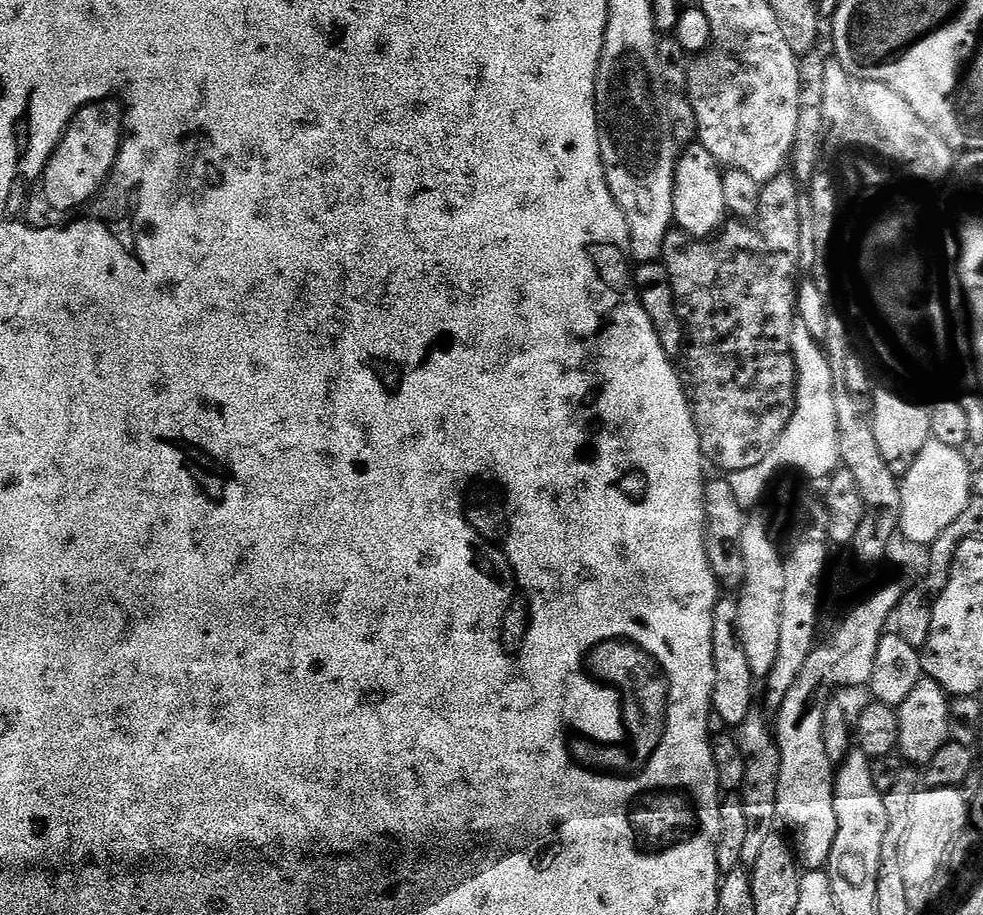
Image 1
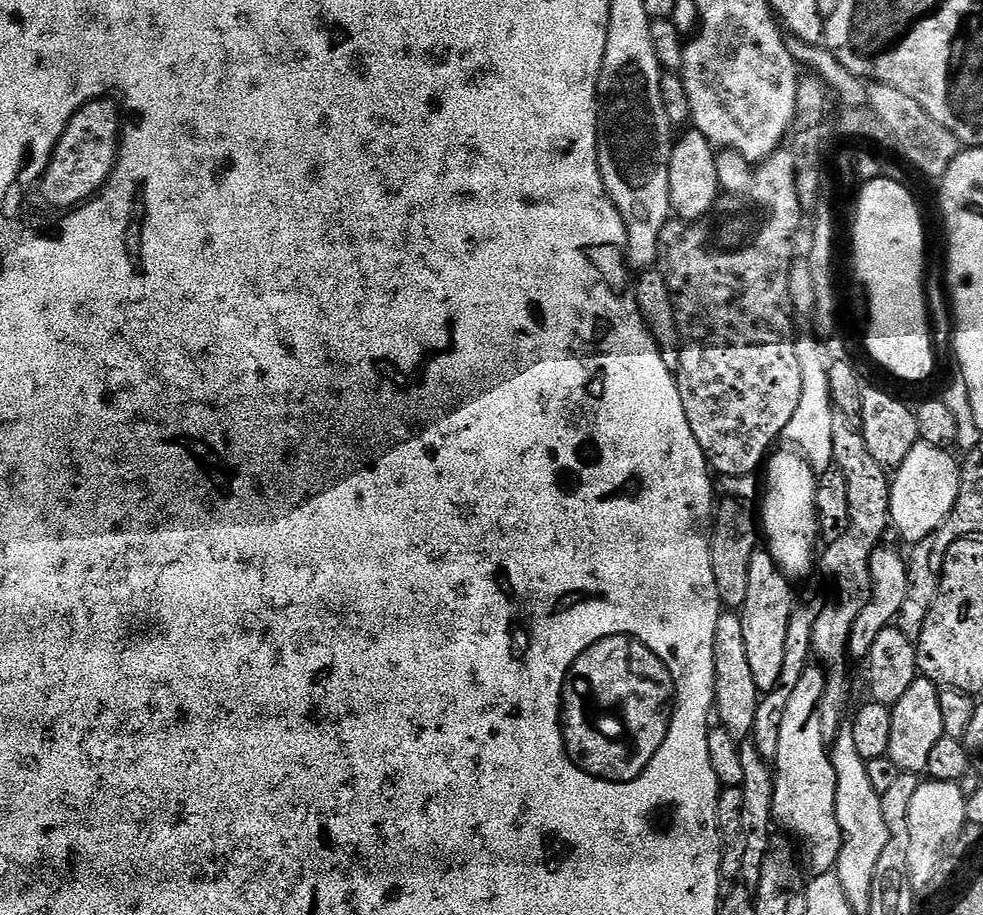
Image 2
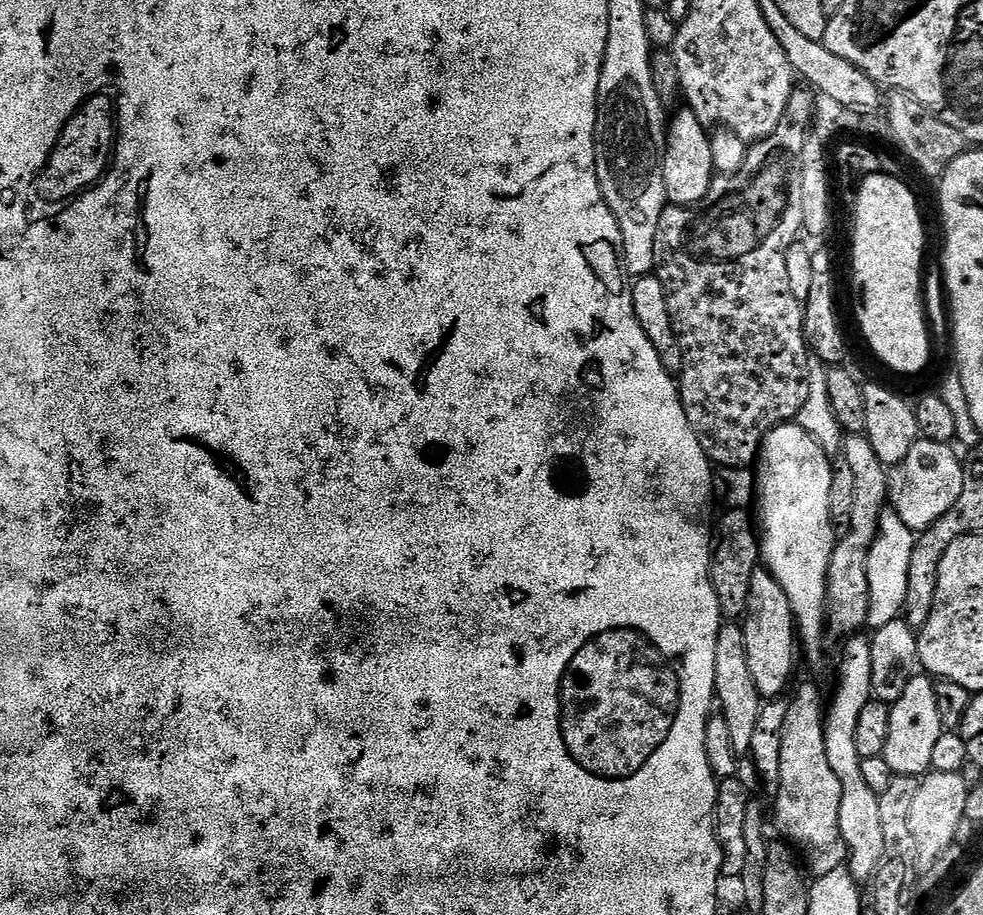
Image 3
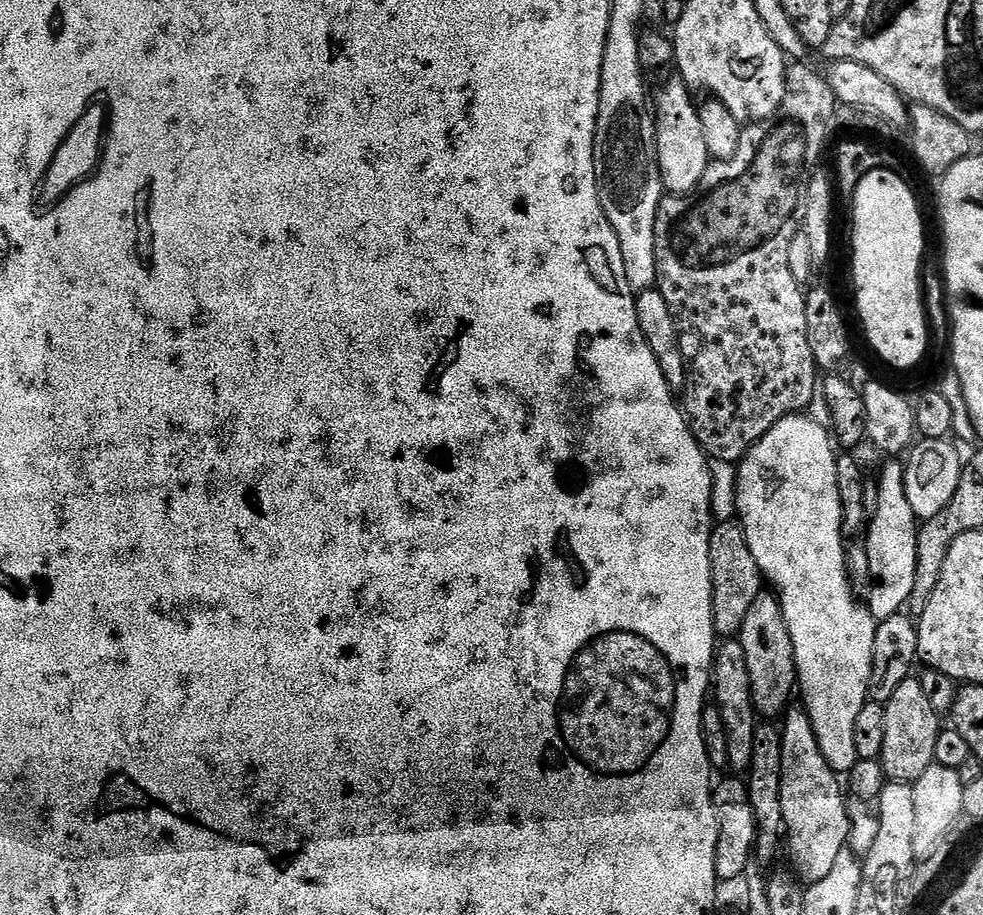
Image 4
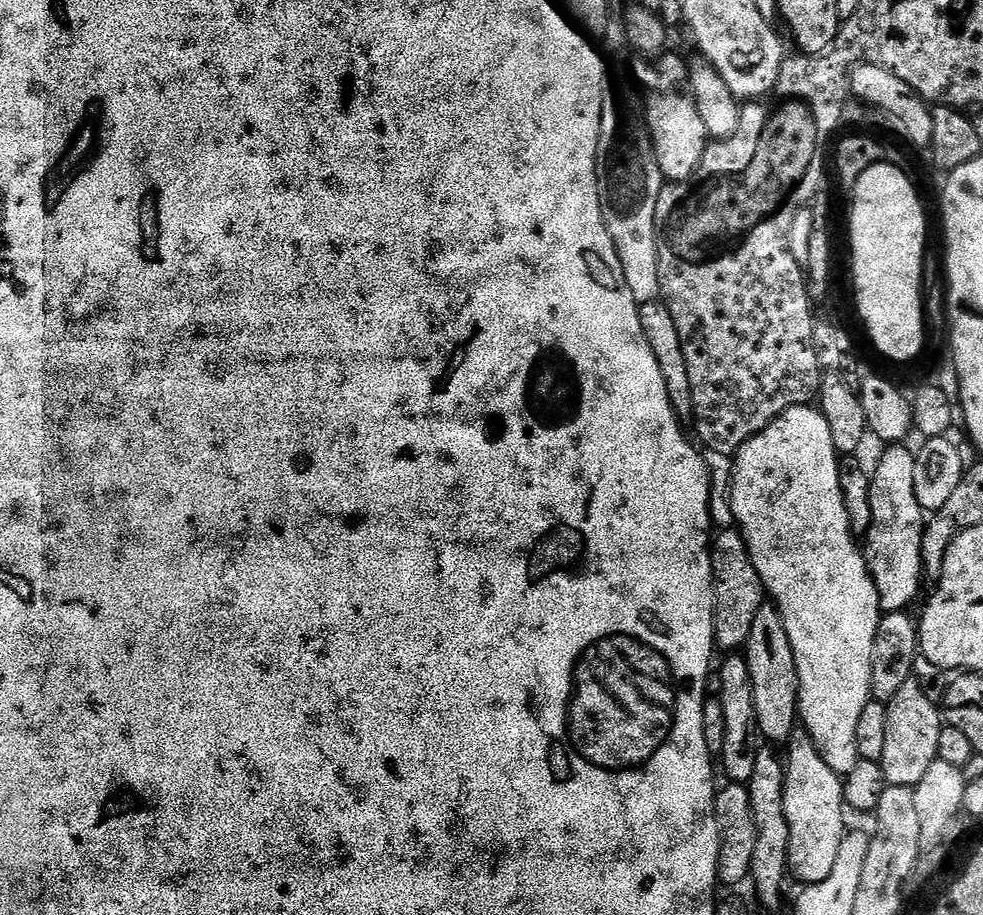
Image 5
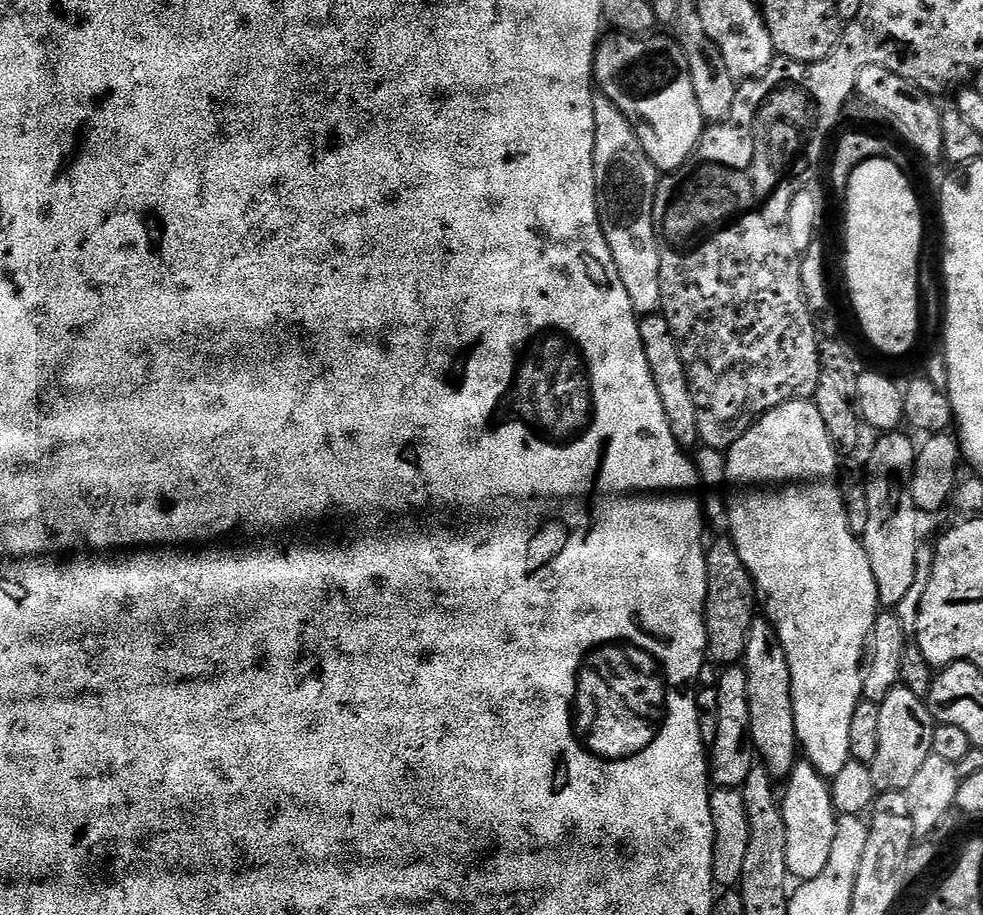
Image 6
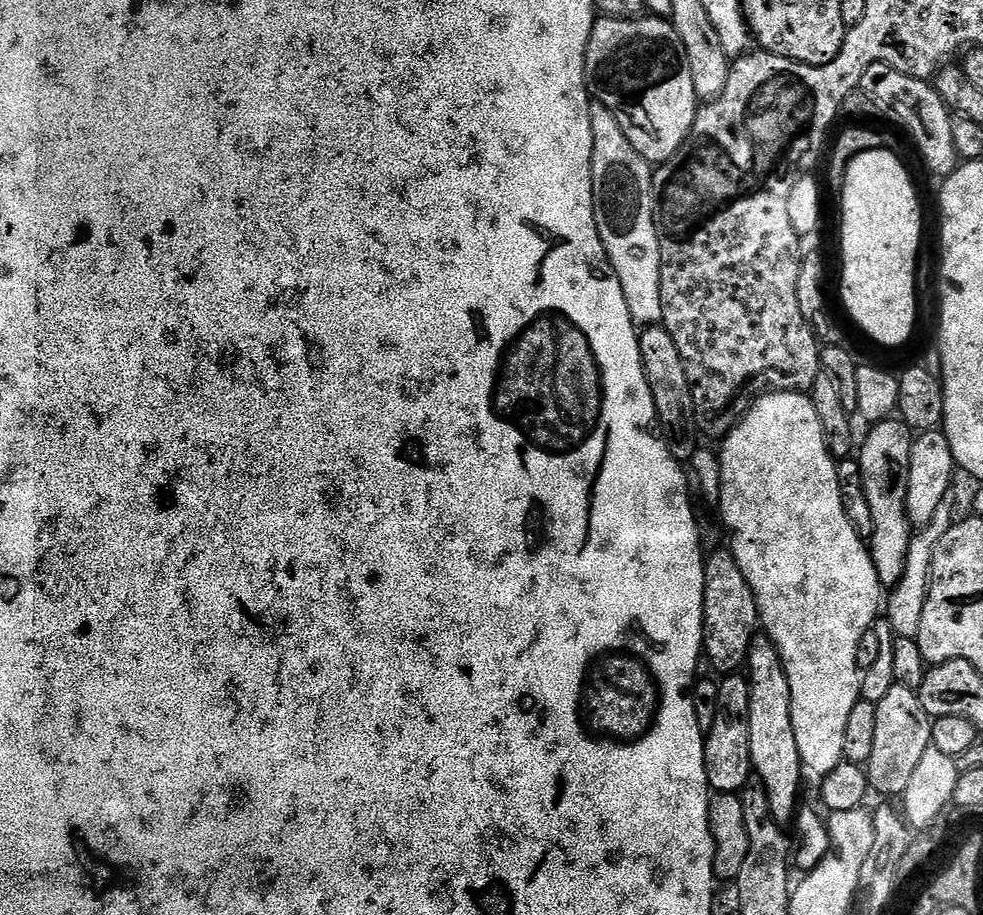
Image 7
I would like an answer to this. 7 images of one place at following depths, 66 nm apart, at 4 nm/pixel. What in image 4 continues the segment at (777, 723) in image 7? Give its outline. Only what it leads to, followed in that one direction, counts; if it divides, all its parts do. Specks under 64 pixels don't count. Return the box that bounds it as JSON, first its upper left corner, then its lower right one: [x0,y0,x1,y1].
[738,591,798,718]

